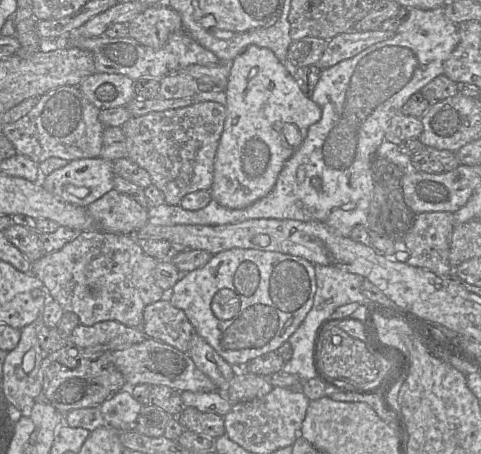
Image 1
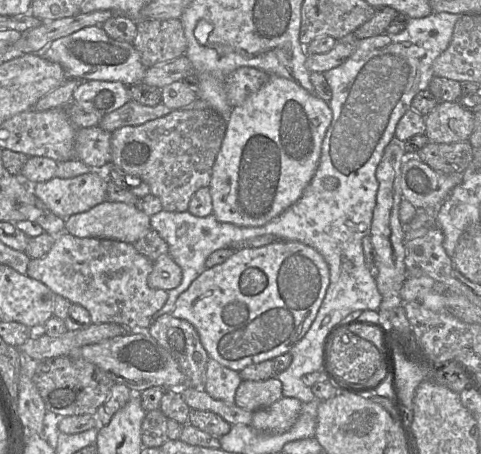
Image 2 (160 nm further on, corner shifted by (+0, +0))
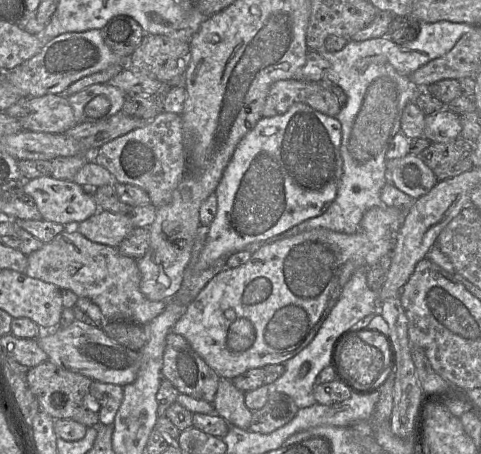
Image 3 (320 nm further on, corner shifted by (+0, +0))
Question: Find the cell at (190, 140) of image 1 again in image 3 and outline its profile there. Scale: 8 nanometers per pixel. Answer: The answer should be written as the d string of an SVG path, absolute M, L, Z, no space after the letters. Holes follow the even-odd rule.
M162 112L147 122L144 127L137 128L102 145L92 153L92 160L106 168L114 176L115 182L131 184L146 191L151 204L156 208L168 204L172 199L174 190L182 180L186 168L181 115Z

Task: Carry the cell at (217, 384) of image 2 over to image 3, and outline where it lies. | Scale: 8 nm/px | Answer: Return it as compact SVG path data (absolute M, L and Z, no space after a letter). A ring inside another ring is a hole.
M221 378L212 403L215 412L230 425L249 429L253 411L245 404L245 393L235 387L231 380Z

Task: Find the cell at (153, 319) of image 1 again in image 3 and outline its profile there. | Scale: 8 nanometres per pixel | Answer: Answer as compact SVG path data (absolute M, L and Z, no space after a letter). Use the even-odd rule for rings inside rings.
M171 331L166 337L163 355L163 379L169 380L179 393L213 403L221 377L196 353L188 341Z

